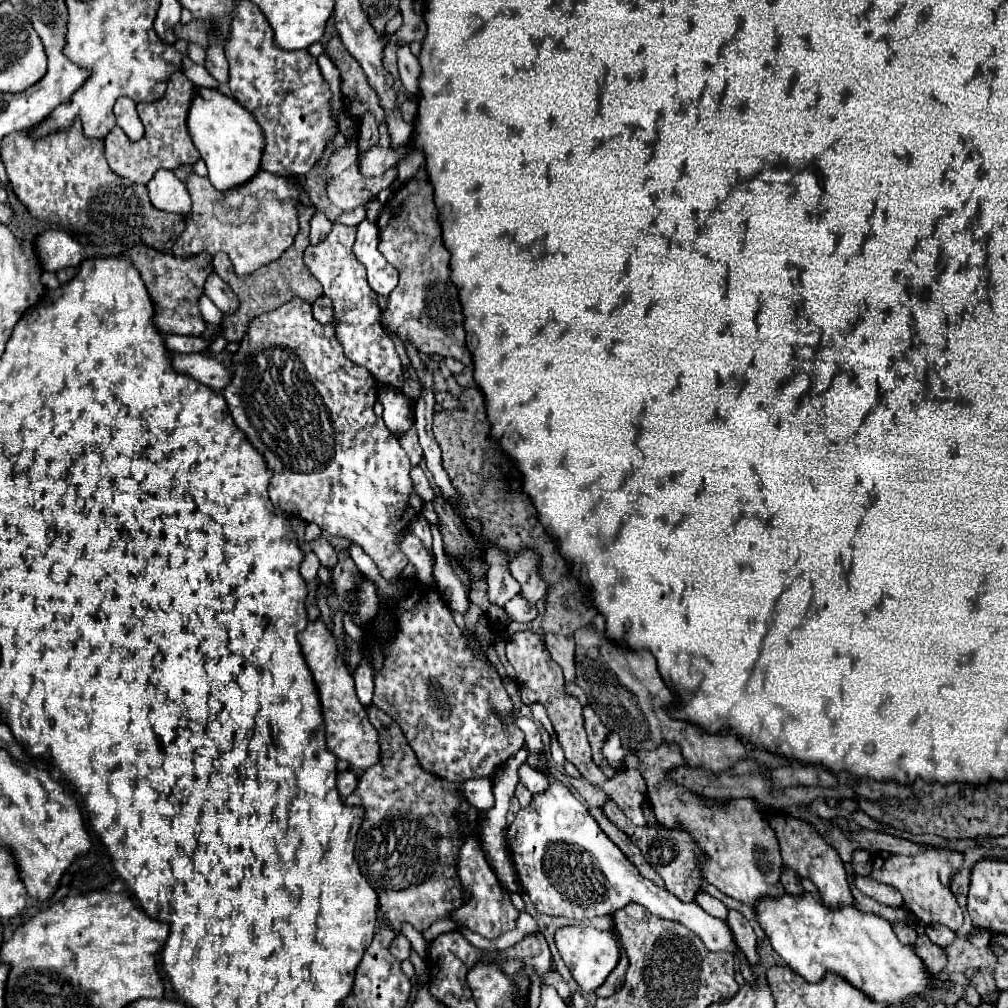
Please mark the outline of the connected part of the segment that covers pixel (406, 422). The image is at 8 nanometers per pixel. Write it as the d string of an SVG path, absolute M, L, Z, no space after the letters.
M382 386L378 400L384 406L384 422L394 436L402 436L412 426L412 404L410 400L392 386Z

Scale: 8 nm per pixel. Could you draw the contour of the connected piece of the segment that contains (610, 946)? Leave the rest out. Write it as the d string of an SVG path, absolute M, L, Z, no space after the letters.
M562 926L556 930L556 948L562 956L562 960L566 962L566 966L570 968L574 980L580 984L580 988L584 992L592 992L596 988L600 988L604 984L604 980L608 978L608 974L616 968L620 952L618 952L618 944L612 936L612 932L608 930L594 930L588 926Z

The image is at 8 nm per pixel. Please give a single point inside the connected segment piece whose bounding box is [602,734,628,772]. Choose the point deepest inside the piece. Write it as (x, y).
(612, 751)

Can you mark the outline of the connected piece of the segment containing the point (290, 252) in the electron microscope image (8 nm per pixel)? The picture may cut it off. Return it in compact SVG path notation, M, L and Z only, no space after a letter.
M298 204L298 222L300 222L300 230L292 242L290 248L286 248L286 252L276 258L274 262L268 262L266 266L262 266L260 270L252 272L252 274L246 274L246 276L236 276L236 272L230 268L230 288L234 290L234 294L238 296L240 300L240 306L236 312L230 312L230 314L224 314L224 320L222 324L216 326L216 336L224 336L228 342L240 342L244 332L246 332L246 324L248 320L252 320L252 316L260 316L264 312L270 312L270 310L276 310L278 306L290 302L294 296L300 296L302 300L314 304L316 298L322 296L322 286L320 282L310 276L308 268L304 266L302 262L302 254L304 254L304 248L310 244L308 242L308 232L310 232L310 218L312 218L314 210L312 208L306 208L304 204Z

